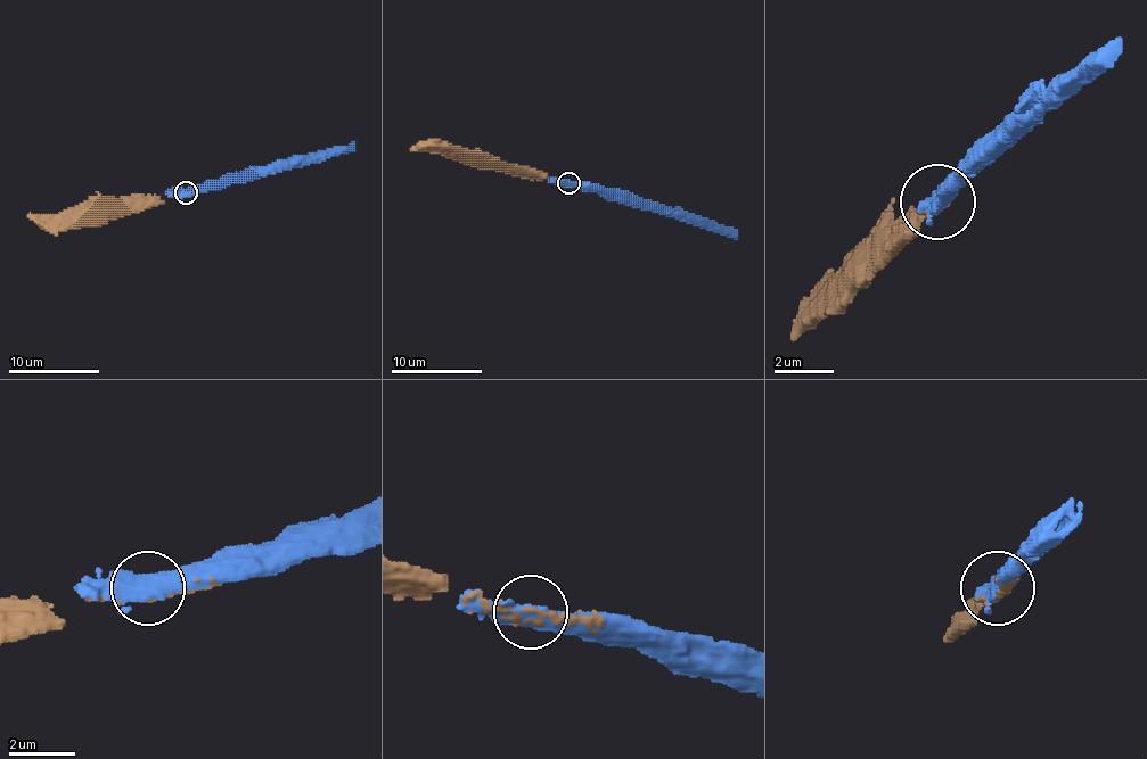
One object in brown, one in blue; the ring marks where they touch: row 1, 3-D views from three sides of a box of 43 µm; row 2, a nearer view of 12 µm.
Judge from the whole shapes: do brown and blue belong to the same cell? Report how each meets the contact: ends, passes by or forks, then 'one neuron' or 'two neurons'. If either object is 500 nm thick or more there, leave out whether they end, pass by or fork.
one neuron

